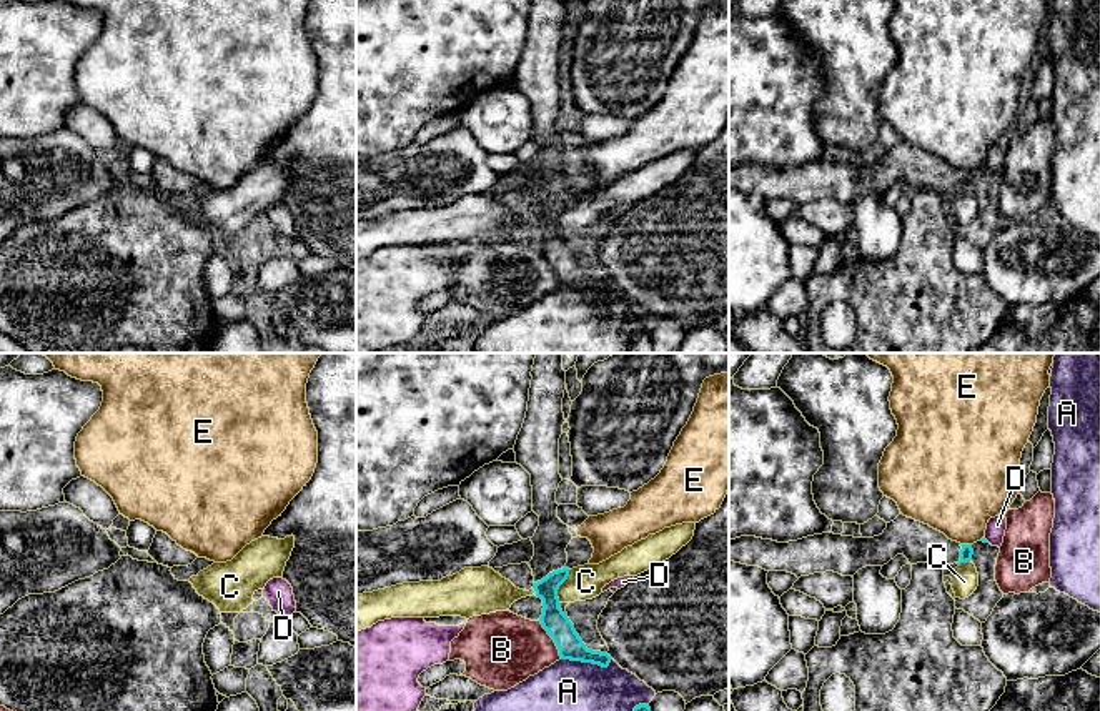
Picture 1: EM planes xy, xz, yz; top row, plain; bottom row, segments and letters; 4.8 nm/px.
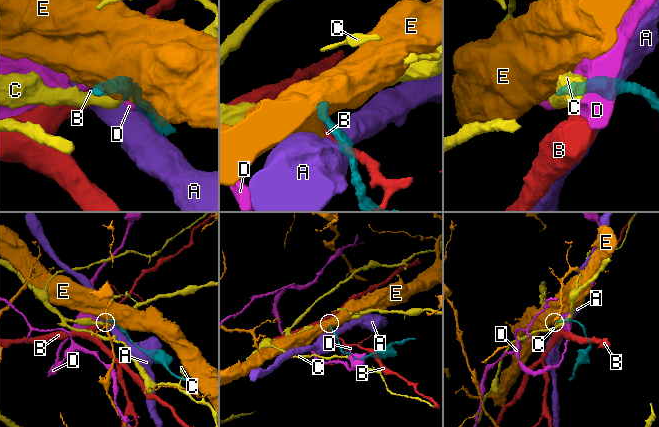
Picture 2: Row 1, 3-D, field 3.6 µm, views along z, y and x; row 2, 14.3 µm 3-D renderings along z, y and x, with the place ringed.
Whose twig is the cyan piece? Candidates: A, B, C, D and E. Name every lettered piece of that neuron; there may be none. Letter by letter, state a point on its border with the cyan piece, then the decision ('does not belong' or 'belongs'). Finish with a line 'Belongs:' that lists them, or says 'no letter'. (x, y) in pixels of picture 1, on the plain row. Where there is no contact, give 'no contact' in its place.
A: meets cyan in xz at (586, 288); does not belong
B: meets cyan in xz at (553, 265); does not belong
C: meets cyan in xz at (559, 212); does not belong
D: meets cyan in yz at (986, 167); does not belong
E: meets cyan in yz at (966, 172); does not belong
Belongs: no letter

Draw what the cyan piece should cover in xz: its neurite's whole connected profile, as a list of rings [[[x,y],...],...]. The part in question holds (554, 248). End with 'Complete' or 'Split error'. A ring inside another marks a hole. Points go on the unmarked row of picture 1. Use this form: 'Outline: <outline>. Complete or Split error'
Outline: [[[531,0],[528,38],[518,62],[516,90],[531,102],[533,138],[539,153],[531,165],[534,183],[529,188],[536,223],[543,226],[543,255],[554,266],[561,286],[582,288],[607,295],[607,280],[587,276],[574,251],[559,235],[557,216],[567,206],[566,175],[572,167],[569,153],[557,145],[556,118],[559,102],[559,65],[562,62],[562,25],[566,0]]]. Split error

